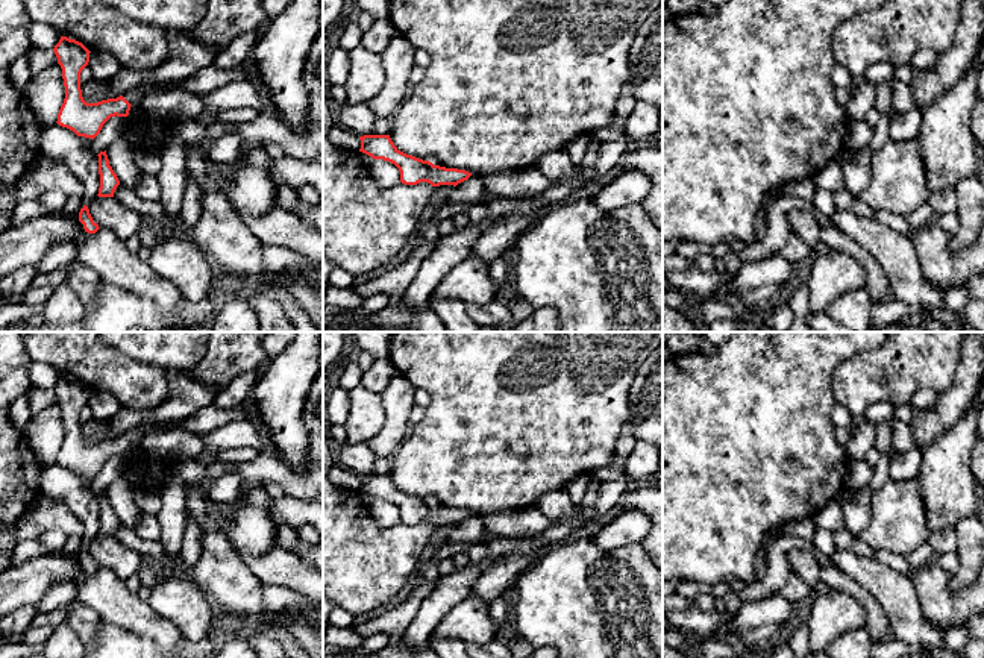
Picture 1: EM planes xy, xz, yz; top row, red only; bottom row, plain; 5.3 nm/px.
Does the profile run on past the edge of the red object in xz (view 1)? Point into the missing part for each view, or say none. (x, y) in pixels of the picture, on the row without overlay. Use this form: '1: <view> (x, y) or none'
1: none

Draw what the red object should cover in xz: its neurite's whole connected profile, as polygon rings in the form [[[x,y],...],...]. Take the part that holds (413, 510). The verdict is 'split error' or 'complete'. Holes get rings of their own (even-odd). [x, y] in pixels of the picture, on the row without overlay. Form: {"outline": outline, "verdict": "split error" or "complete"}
{"outline": [[[364,475],[359,476],[359,479],[359,491],[371,496],[373,499],[384,499],[394,503],[400,511],[400,522],[405,525],[428,522],[432,526],[456,526],[472,515],[472,512],[465,509],[434,505],[429,500],[406,494],[394,485],[390,475]]], "verdict": "complete"}

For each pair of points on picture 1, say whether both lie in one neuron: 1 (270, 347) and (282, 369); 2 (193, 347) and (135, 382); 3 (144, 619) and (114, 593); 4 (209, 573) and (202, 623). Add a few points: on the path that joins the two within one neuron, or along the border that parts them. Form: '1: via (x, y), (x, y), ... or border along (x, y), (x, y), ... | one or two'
1: border along (285, 347), (269, 360) | two
2: border along (126, 357), (169, 369) | two
3: via (137, 616), (122, 601) | one
4: border along (182, 572), (206, 593) | two

